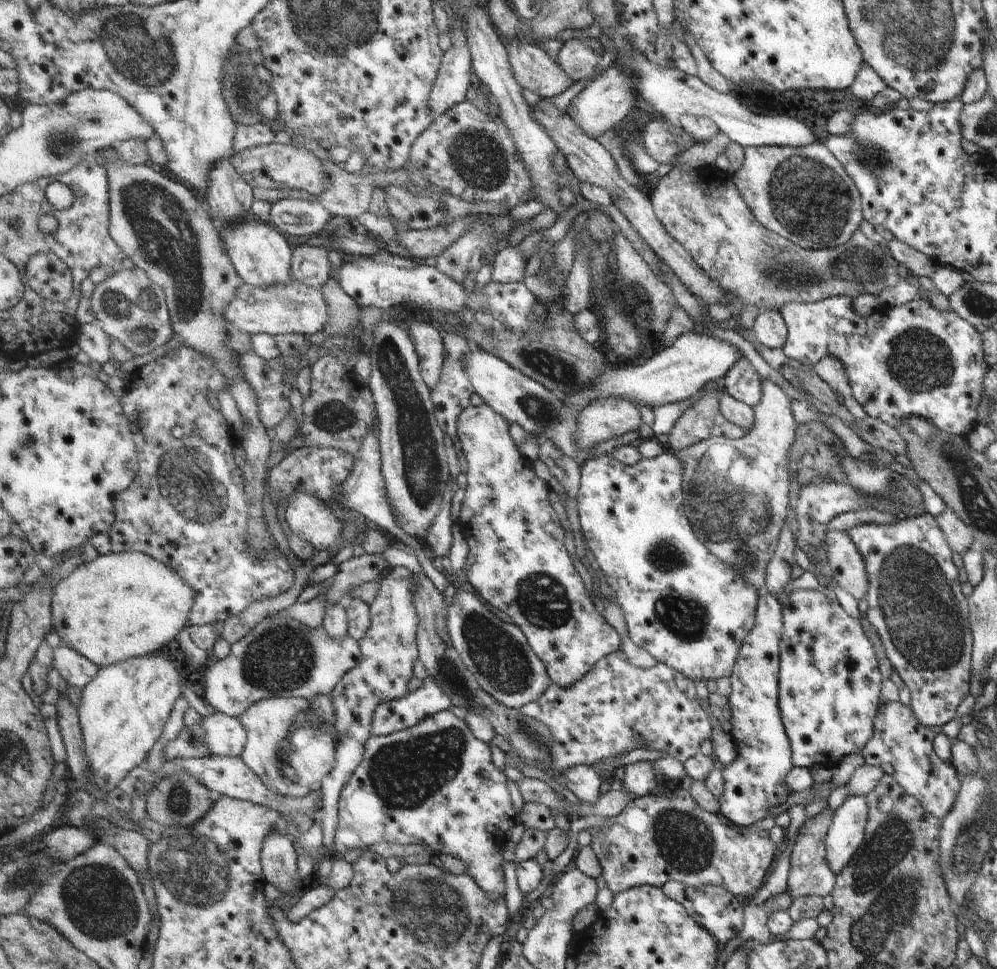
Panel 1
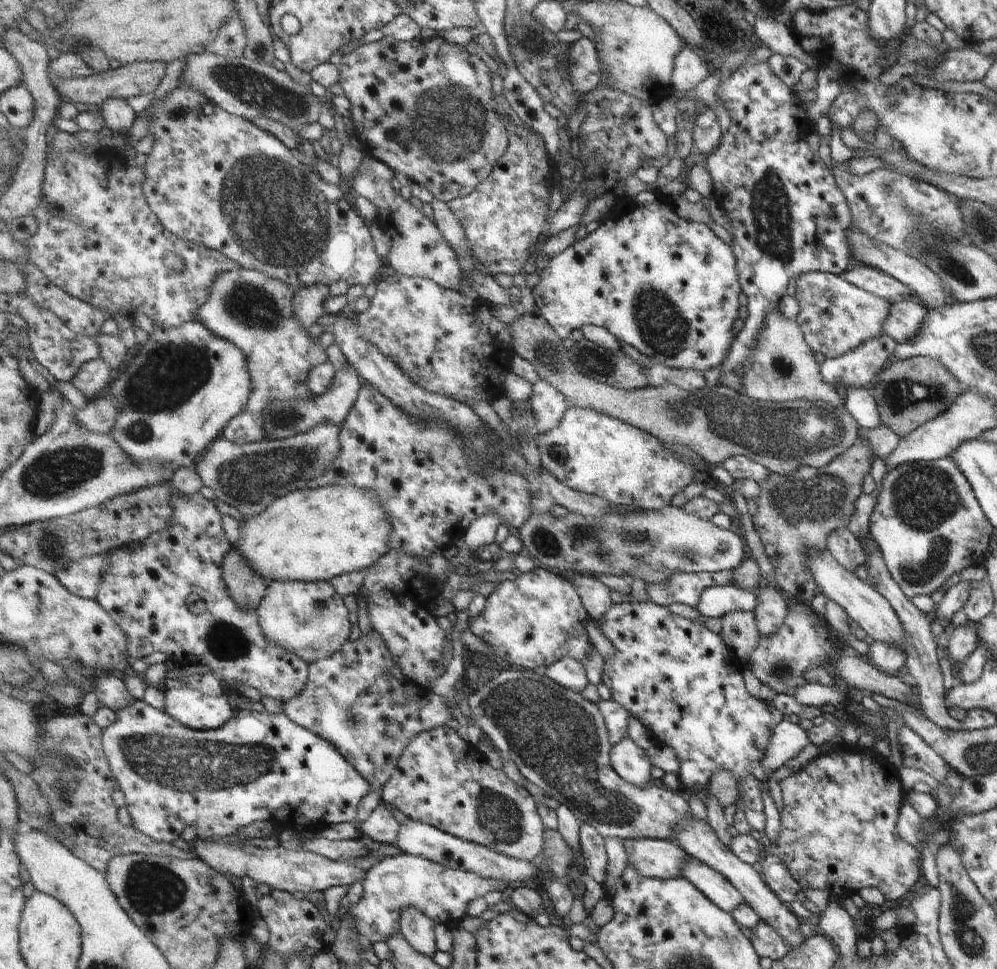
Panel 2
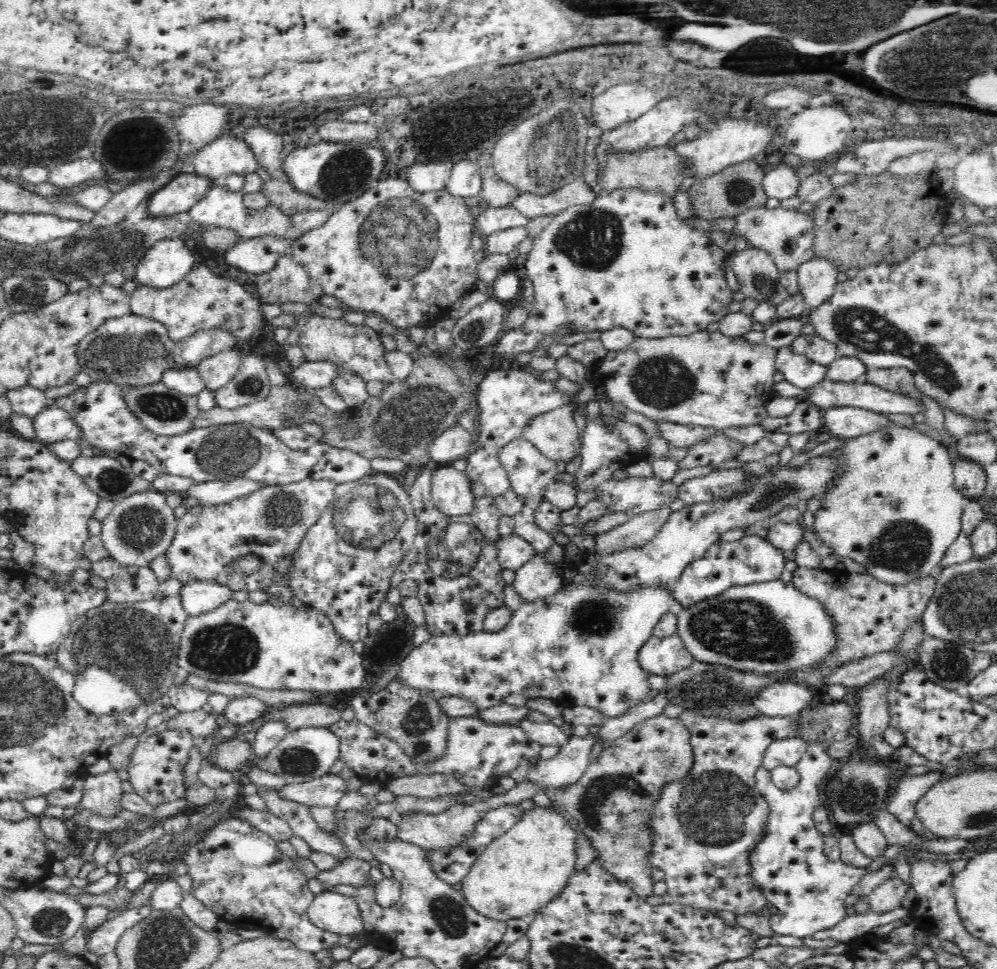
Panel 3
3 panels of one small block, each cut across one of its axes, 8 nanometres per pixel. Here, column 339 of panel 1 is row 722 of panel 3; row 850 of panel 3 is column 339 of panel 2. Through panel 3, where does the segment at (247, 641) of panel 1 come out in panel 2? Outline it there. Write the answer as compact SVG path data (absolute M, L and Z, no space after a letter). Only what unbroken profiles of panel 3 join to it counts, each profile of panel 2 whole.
M275 580L267 584L266 592L258 615L263 634L269 642L287 648L310 665L335 656L349 641L349 610L330 582Z

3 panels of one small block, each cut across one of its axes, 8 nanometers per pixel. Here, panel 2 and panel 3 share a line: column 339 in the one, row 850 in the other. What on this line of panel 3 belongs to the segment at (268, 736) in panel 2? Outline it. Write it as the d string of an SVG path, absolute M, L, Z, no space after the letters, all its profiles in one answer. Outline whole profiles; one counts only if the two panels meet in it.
M816 739L809 745L807 752L795 765L799 772L799 784L791 790L781 790L771 782L770 771L760 767L755 773L756 789L762 794L768 804L766 826L763 827L763 834L755 843L754 851L751 851L748 858L748 865L751 866L751 884L756 884L764 900L768 905L776 906L778 912L770 915L771 927L780 936L796 936L806 938L813 936L820 930L828 930L836 926L841 920L847 917L846 898L851 895L854 886L868 872L868 867L852 867L843 861L830 861L825 856L824 844L827 839L824 833L816 830L816 822L812 819L814 810L821 803L820 785L829 778L830 769L833 767L834 759L828 754L830 740Z

